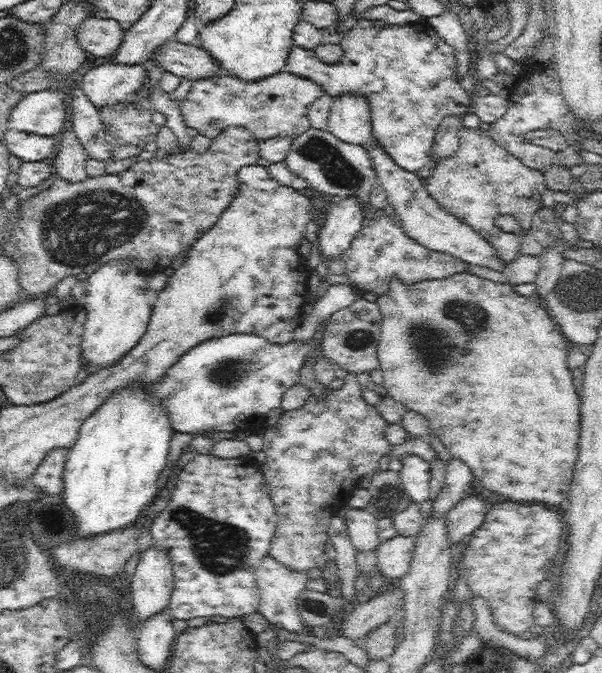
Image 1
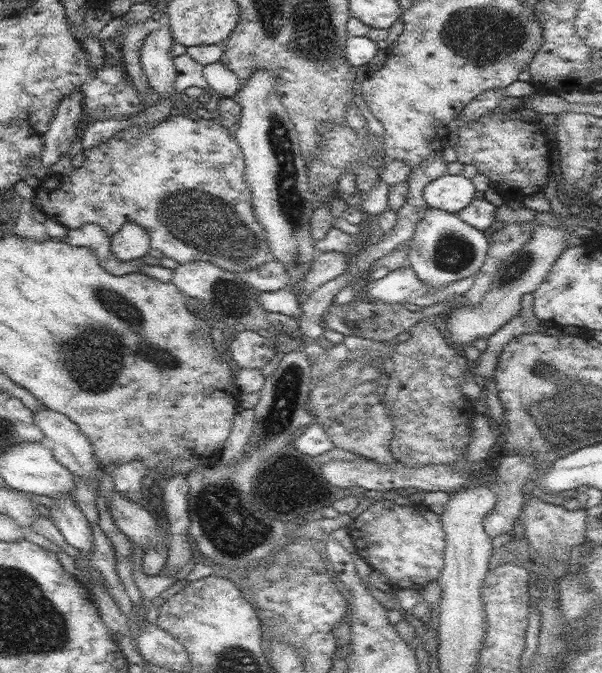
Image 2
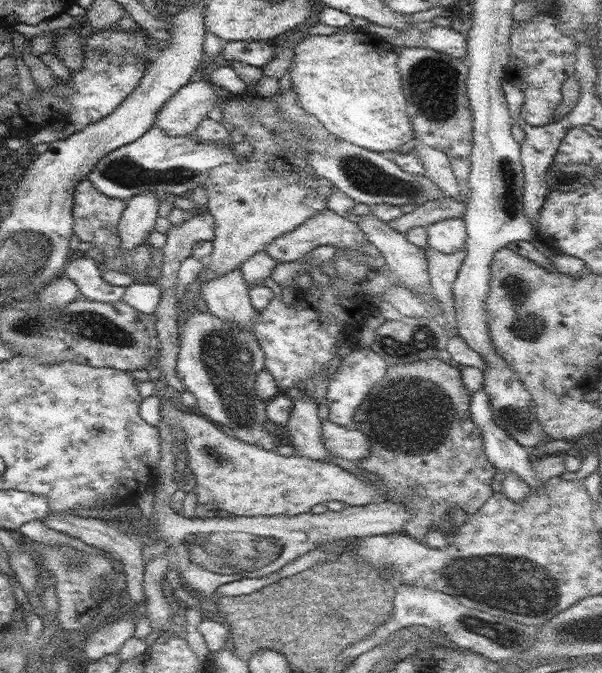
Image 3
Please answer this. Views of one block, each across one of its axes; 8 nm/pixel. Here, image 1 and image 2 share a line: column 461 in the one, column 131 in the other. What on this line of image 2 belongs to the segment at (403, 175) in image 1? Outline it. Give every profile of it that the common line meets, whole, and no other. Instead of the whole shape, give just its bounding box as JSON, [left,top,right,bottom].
[110,222,151,261]

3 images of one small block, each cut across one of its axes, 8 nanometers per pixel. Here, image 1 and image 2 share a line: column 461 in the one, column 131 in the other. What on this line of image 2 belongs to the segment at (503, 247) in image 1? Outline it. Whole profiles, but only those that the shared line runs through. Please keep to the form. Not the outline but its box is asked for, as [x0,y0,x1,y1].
[33,116,272,275]

